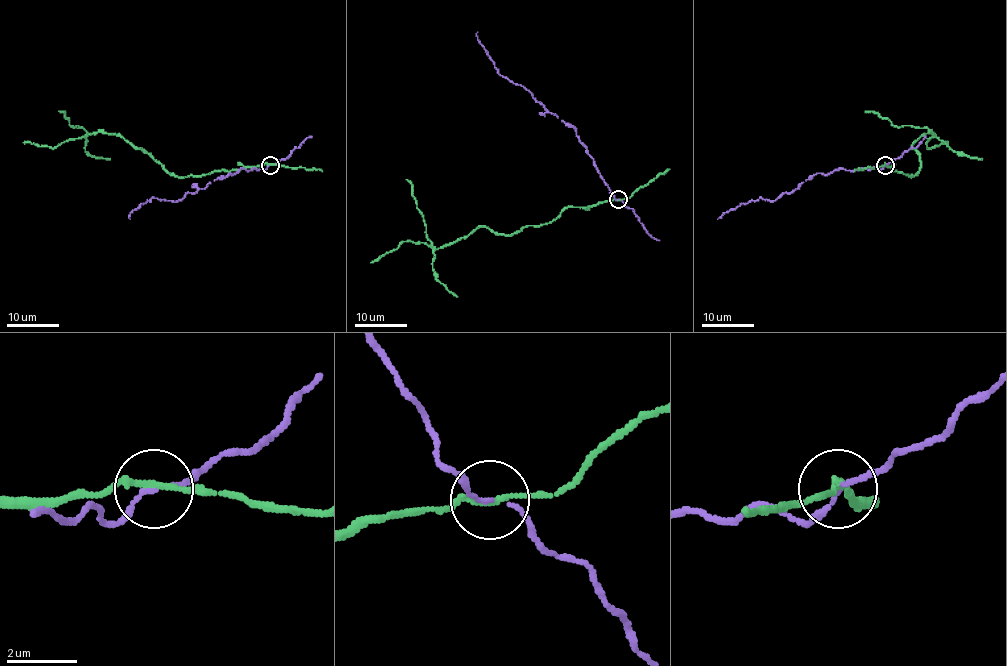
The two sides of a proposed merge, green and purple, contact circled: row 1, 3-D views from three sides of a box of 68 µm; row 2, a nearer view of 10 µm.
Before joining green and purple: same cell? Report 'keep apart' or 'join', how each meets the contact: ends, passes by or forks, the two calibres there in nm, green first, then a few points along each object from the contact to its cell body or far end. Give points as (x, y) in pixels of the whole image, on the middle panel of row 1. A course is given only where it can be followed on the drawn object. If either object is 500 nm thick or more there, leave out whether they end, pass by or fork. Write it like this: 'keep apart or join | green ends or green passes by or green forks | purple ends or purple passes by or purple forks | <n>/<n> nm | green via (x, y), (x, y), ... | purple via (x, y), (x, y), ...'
keep apart | green passes by | purple passes by | 150/90 nm | green via (618, 199), (567, 207), (546, 224), (514, 233), (479, 227), (436, 249), (406, 179) | purple via (618, 199), (609, 190), (576, 131), (550, 112), (522, 86), (500, 74), (477, 38), (477, 32)

